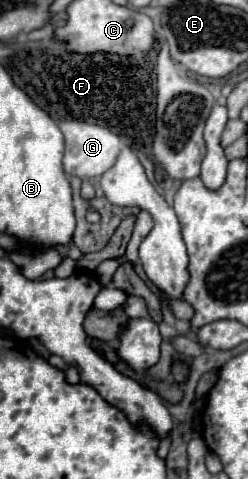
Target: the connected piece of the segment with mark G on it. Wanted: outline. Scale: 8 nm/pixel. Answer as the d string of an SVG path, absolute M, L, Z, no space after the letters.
M62 121L60 129L64 133L64 143L66 143L64 171L68 175L76 175L80 179L90 179L90 177L100 177L110 167L114 167L118 153L122 151L122 143L120 143L118 135L110 133L106 127L90 125L84 121Z

